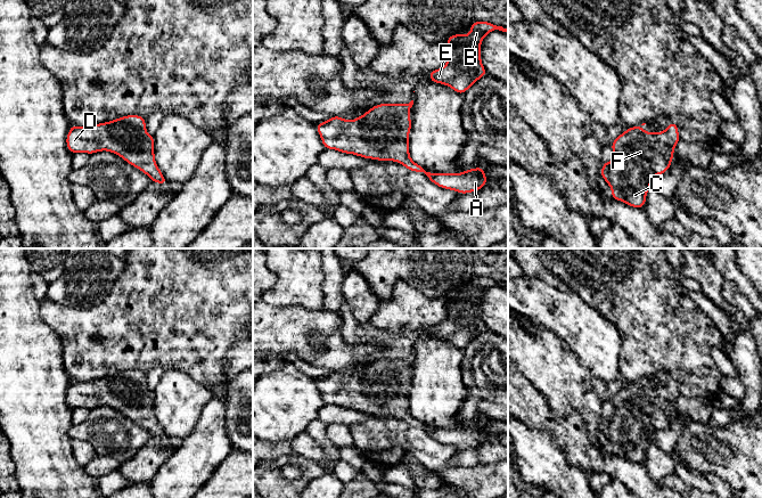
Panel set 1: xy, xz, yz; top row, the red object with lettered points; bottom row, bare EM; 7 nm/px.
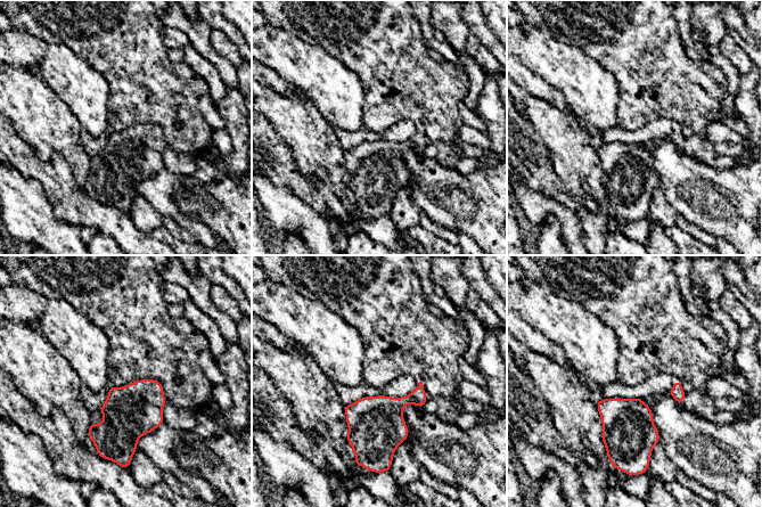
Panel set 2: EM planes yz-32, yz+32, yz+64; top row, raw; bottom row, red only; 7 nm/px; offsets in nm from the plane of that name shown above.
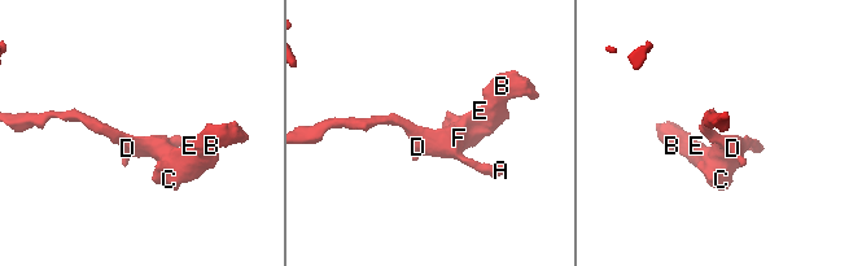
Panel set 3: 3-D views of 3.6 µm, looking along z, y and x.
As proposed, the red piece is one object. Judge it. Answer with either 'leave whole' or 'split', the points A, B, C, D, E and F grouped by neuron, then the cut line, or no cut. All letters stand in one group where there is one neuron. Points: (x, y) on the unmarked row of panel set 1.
leave whole; groups A B C D E F; cut none

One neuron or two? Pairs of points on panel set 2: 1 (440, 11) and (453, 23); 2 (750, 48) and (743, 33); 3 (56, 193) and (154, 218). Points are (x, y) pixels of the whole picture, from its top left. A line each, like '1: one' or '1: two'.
1: one
2: one
3: two

